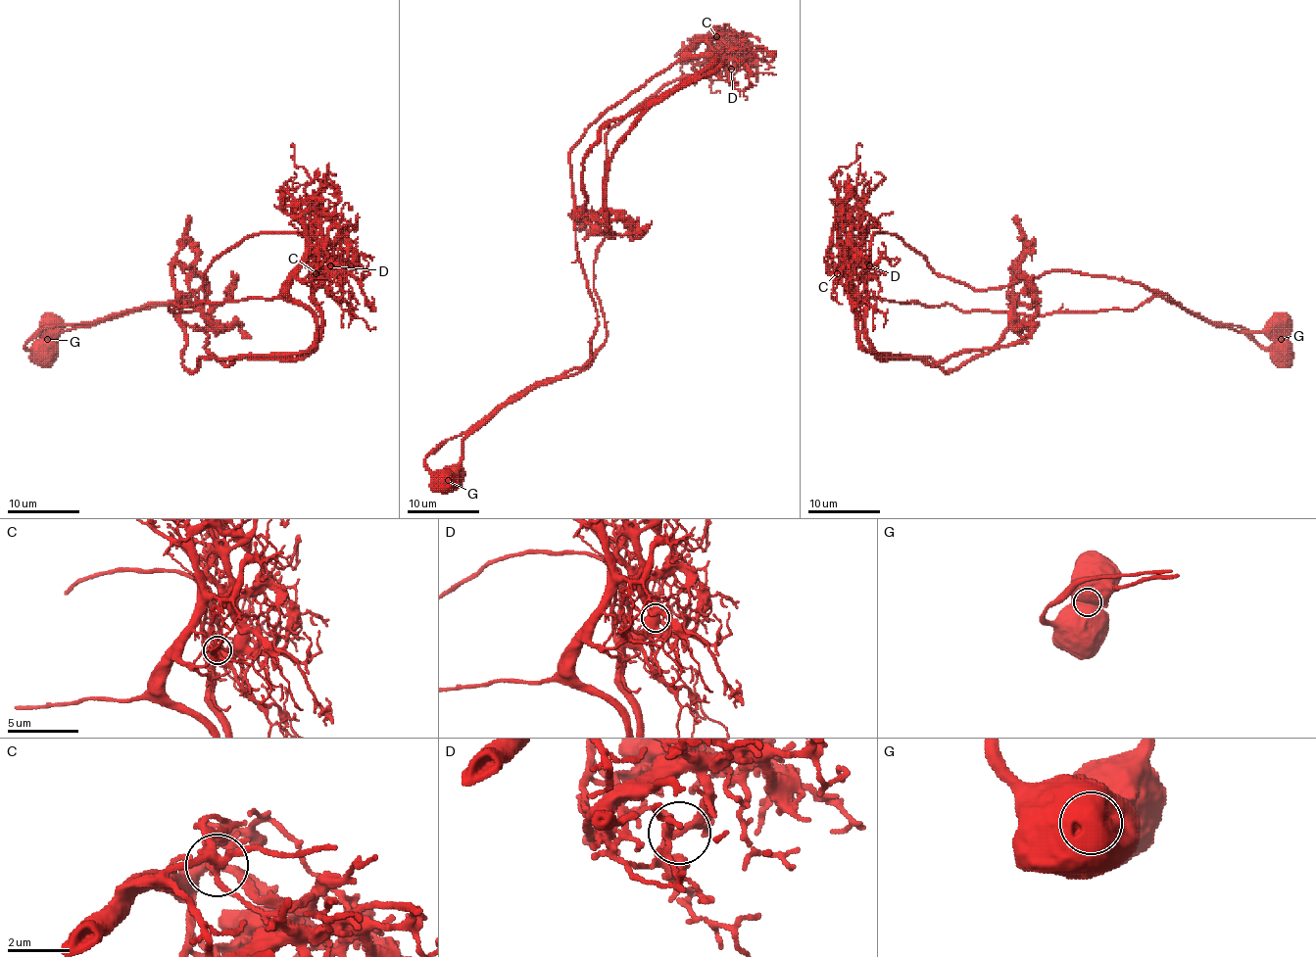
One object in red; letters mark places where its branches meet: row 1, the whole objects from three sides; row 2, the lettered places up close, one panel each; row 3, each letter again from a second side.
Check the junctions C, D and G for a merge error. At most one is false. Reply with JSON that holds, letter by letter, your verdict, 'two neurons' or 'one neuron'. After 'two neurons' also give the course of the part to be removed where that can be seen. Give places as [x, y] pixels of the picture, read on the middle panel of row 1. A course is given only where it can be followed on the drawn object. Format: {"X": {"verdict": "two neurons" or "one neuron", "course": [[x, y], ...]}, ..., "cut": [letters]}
{"C": {"verdict": "one neuron"}, "D": {"verdict": "one neuron"}, "G": {"verdict": "two neurons", "course": [[447, 481], [468, 436], [605, 342], [606, 134], [721, 66], [626, 136], [599, 231]]}, "cut": ["G"]}

